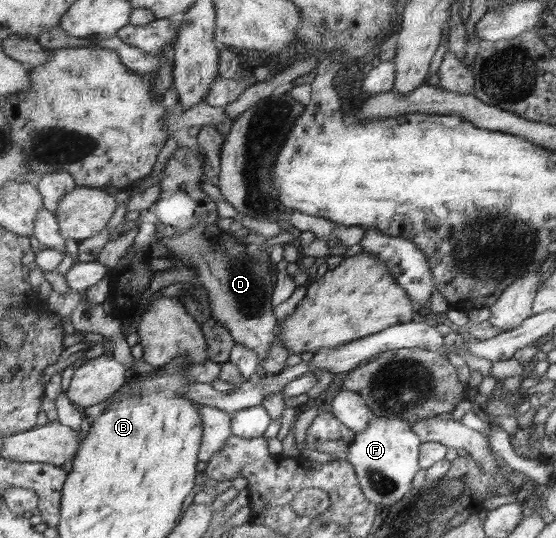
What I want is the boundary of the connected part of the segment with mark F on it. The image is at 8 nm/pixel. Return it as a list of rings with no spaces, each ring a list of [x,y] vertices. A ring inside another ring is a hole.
[[[374,413],[370,416],[368,428],[351,441],[347,458],[370,502],[386,511],[409,495],[411,480],[420,466],[421,442],[407,420],[397,416],[375,416]]]

